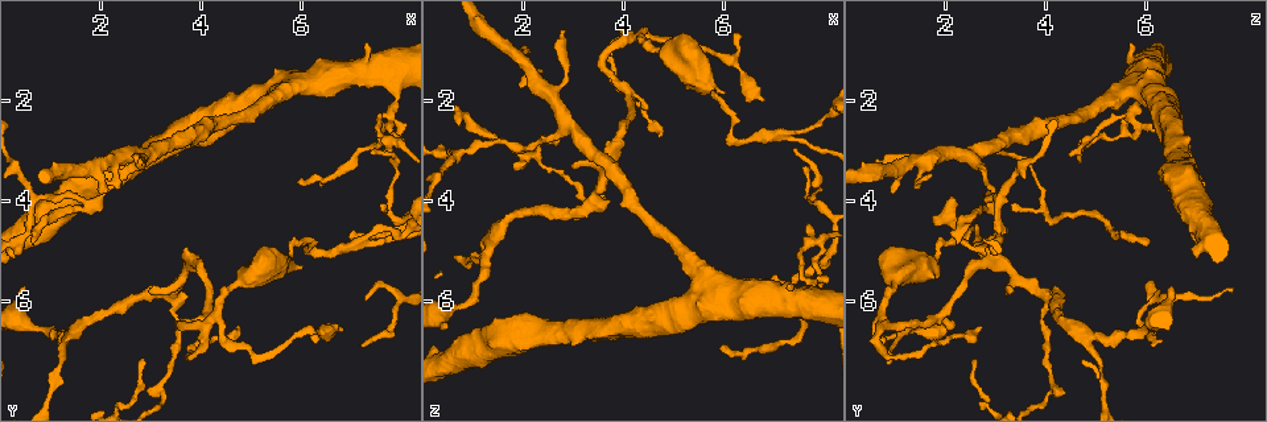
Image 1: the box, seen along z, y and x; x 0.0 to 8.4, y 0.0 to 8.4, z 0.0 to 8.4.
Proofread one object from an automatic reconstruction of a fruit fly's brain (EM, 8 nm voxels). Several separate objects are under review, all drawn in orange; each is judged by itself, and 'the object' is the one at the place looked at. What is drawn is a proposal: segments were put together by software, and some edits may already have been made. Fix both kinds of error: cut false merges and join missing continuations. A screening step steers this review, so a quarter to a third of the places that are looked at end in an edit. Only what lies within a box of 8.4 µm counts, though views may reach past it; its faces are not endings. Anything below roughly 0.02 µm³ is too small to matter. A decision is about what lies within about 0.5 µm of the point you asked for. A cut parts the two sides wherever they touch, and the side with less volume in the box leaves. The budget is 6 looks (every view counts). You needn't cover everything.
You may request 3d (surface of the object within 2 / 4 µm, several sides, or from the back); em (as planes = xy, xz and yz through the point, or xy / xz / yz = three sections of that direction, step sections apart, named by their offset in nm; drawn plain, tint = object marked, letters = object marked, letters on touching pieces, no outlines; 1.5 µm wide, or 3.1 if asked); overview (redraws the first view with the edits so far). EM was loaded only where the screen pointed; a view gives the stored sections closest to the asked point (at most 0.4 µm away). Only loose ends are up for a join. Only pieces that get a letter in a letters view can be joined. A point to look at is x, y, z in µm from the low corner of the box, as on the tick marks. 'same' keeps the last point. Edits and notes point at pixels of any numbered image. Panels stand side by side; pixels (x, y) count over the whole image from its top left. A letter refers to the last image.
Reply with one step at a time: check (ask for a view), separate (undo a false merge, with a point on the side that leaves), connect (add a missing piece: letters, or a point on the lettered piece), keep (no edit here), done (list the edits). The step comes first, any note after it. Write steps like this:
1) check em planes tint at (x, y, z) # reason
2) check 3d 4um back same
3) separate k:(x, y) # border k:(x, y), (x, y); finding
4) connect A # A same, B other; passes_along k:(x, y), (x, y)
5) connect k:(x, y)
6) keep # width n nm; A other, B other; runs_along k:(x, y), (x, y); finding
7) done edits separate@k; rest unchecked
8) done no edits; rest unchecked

check 3d 2um at (6.75, 6.55, 1.95)

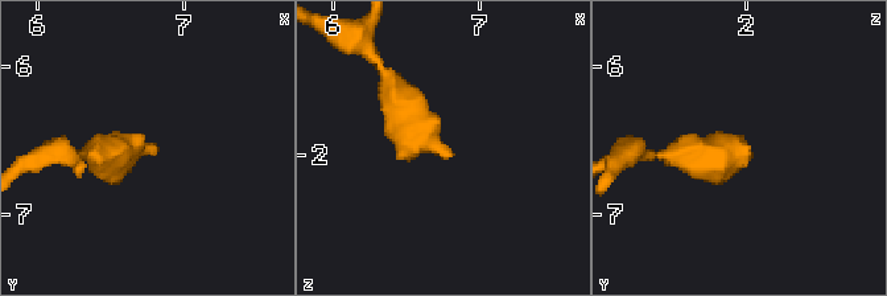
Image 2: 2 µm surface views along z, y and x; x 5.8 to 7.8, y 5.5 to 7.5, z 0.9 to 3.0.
check em planes letters at (6.78, 6.62, 2.00) # shape alone is not enough

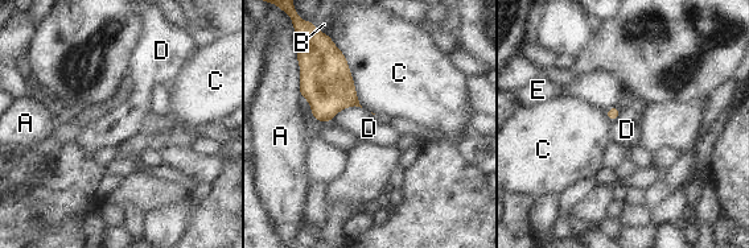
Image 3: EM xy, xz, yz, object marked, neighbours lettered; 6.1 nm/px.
keep # A other, B other, C other, D other, E other; border 3:(361, 107), (344, 107), (326, 123); no lettered piece goes on from it

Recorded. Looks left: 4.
check em xy step 8 tint at (6.20, 5.00, 2.80) # sharp bend

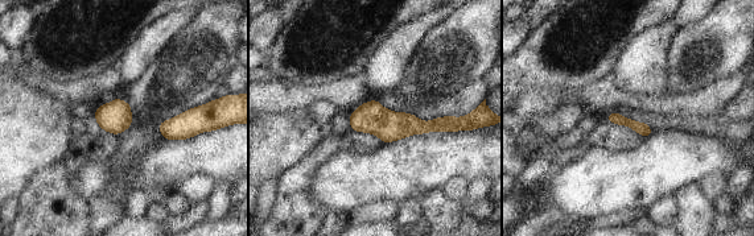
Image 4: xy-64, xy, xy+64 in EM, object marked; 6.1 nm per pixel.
check em planes letters same # another direction

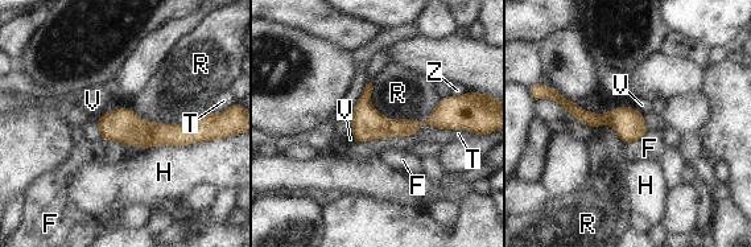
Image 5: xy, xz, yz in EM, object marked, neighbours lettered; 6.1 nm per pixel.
keep # width 190 nm; F other, H other, R other, T other, V other, Z other; one cell here

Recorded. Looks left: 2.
check 3d 2um at (7.60, 3.10, 4.55) # tapers out

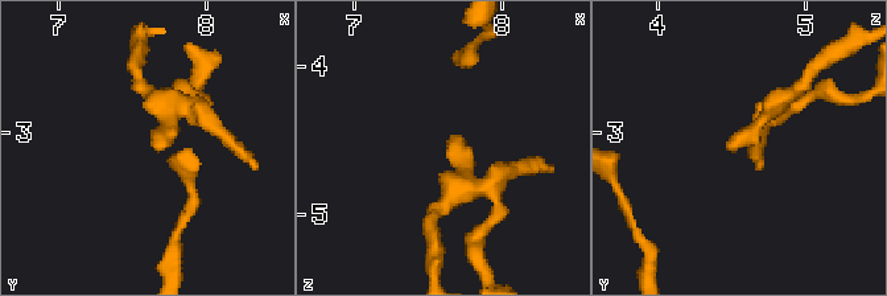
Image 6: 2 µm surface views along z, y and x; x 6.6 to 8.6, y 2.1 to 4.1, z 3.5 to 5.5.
check em planes letters at (7.66, 3.10, 4.50)

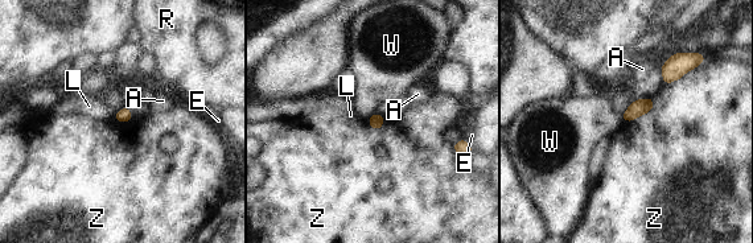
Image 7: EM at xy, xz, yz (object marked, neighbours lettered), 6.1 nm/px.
keep # width 80 nm; A other, E other, L other, R other, W other, Z other; border 7:(654, 99), (651, 110), (624, 122); none of them fits

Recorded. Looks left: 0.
done no edits; rest unchecked

